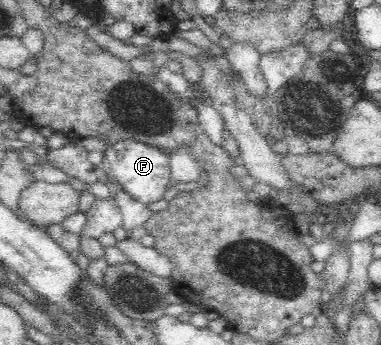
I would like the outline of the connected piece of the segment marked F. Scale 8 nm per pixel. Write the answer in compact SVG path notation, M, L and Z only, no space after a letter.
M120 140L108 146L104 151L102 169L108 179L130 194L142 204L152 204L164 199L165 192L172 185L168 154L162 149L134 140Z

